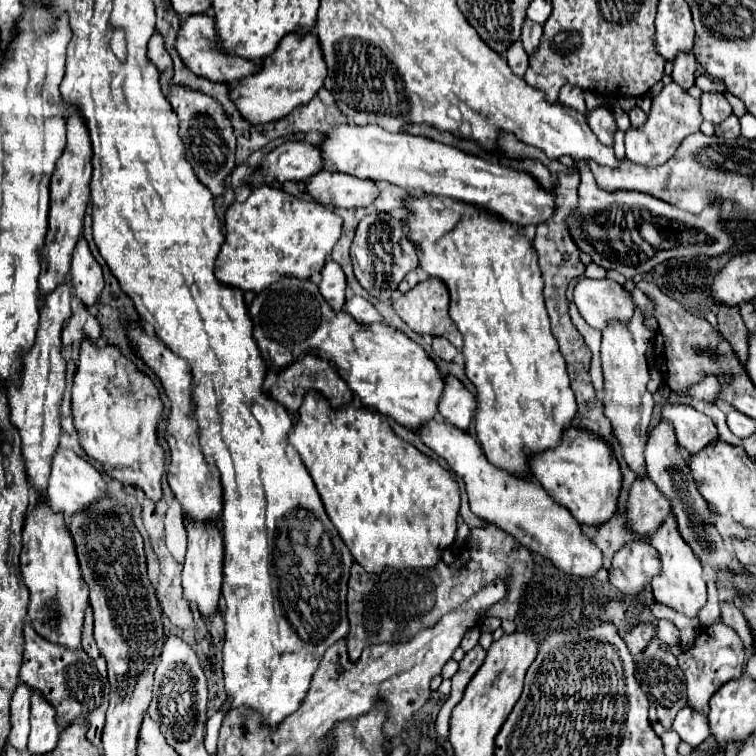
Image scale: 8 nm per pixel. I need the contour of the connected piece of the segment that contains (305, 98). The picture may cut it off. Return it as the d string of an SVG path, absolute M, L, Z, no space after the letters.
M314 33L310 35L286 35L278 49L268 55L262 63L262 71L240 79L230 89L230 99L236 105L238 113L252 125L270 123L284 119L292 113L298 105L308 103L316 91L324 85L326 79L326 65L322 63L322 51L318 47L318 39Z

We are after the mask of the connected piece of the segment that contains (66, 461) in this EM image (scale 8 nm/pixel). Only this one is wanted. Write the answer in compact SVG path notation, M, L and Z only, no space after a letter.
M58 447L58 451L52 455L50 479L48 479L48 499L50 499L52 511L62 513L66 517L74 515L76 511L82 511L82 507L86 507L86 503L92 503L94 499L100 499L102 495L106 495L98 487L100 479L102 479L100 471L96 471L86 459L76 455L72 449Z

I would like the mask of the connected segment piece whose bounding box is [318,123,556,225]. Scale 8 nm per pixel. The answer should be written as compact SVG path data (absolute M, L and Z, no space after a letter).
M340 125L324 133L318 145L322 167L348 173L370 181L388 181L406 191L422 189L428 195L444 195L482 205L496 215L518 223L542 223L554 213L554 193L544 191L530 175L514 171L500 163L490 163L458 147L444 145L410 133L388 133L378 125Z

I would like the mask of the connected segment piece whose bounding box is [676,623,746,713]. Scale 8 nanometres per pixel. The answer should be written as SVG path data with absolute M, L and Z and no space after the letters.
M714 623L708 627L702 627L698 637L694 639L694 645L680 653L678 665L684 671L686 677L686 693L688 693L688 705L694 711L700 713L708 713L708 701L710 697L728 681L738 679L742 675L742 665L744 665L744 643L742 639L736 635L734 629L730 629L724 623Z

